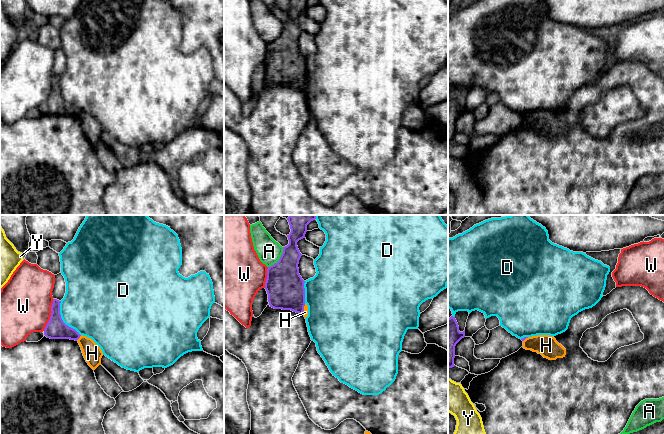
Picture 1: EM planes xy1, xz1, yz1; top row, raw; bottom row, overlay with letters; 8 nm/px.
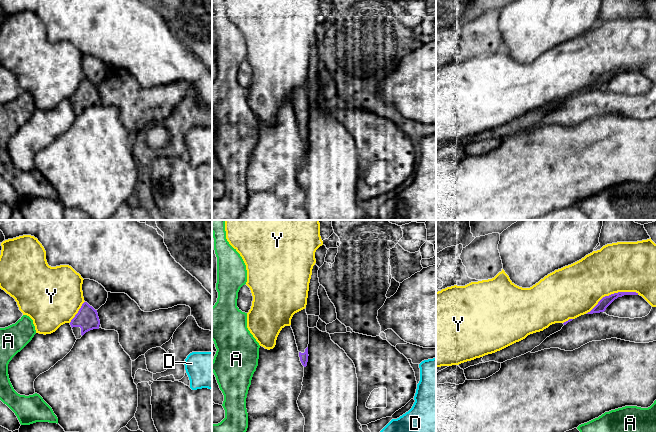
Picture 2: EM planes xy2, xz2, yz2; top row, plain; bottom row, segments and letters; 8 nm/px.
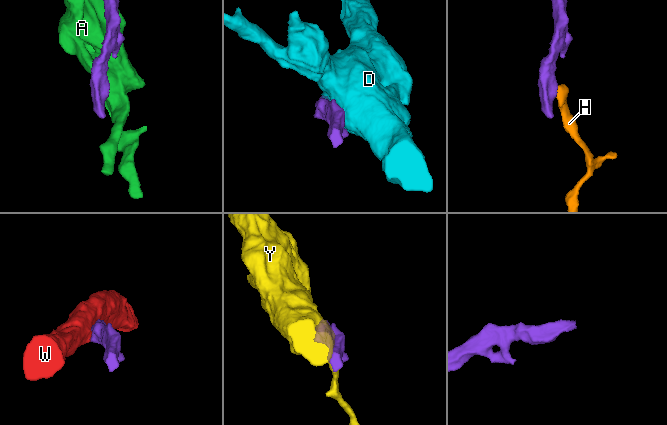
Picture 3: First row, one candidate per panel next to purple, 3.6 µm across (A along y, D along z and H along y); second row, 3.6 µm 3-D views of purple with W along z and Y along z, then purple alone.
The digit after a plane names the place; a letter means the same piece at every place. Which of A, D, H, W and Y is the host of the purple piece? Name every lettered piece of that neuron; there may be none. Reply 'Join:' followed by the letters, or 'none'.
Join: none

